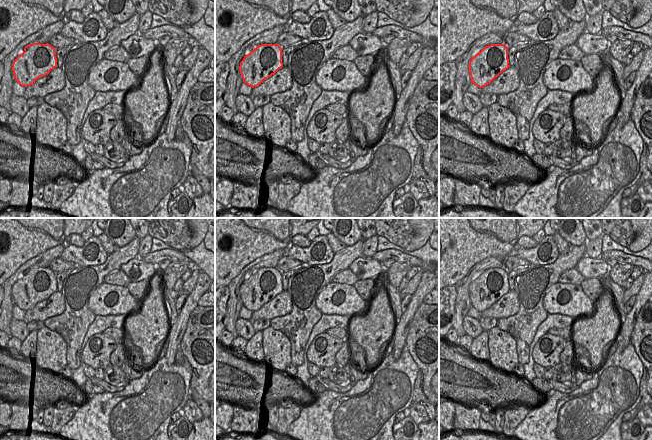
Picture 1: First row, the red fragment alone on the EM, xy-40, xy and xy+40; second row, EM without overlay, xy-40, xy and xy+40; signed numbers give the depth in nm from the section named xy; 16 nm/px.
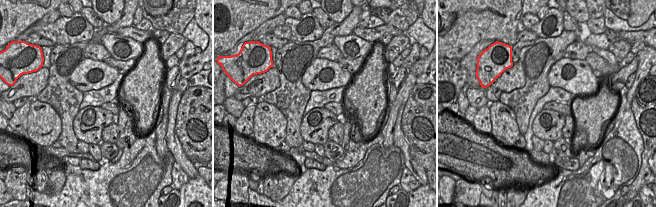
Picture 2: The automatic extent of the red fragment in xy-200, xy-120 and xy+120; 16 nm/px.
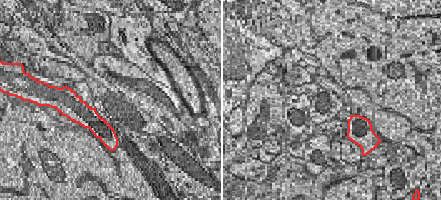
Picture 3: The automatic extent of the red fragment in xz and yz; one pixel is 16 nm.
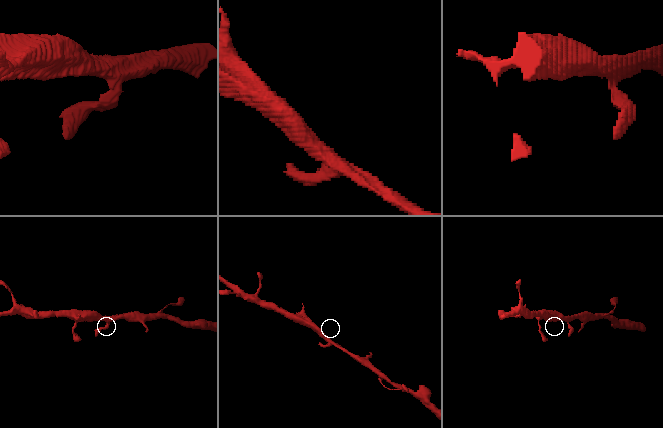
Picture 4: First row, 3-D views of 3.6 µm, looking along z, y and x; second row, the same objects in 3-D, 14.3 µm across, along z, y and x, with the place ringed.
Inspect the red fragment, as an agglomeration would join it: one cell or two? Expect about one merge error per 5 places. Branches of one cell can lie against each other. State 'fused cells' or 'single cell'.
fused cells

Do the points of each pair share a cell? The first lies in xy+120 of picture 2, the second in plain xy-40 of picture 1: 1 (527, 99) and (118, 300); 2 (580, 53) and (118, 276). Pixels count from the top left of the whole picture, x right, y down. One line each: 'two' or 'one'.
1: two
2: one

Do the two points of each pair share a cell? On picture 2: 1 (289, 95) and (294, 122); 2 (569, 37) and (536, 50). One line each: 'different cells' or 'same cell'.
1: same cell
2: same cell

